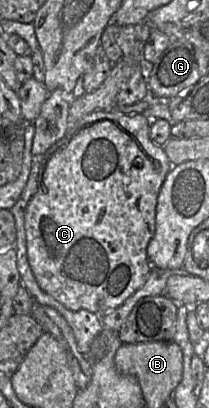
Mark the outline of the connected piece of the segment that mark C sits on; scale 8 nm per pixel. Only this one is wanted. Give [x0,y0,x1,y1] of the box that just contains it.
[25,108,172,316]

